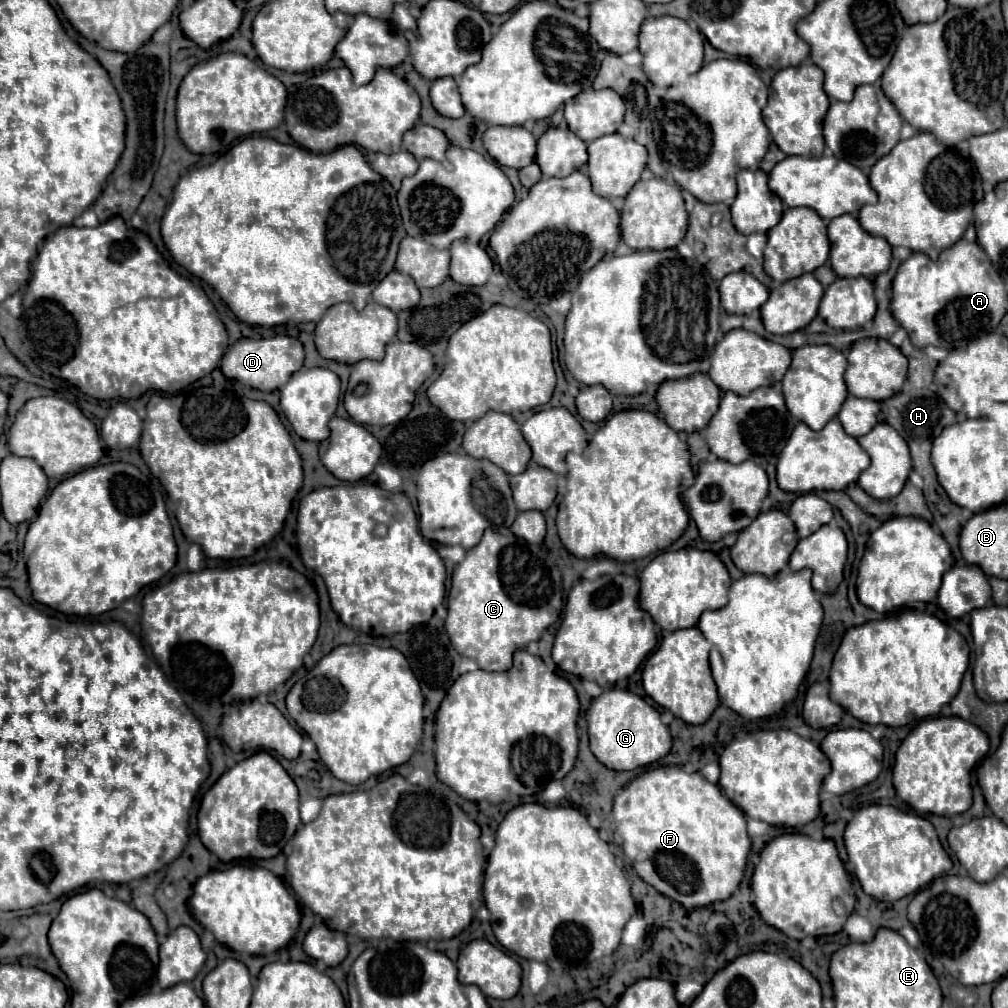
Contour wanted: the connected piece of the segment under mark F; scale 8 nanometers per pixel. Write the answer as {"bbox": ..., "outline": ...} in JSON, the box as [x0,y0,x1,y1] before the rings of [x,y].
{"bbox":[613,765,751,909],"outline":[[[679,765],[655,767],[635,777],[613,801],[613,819],[623,839],[623,853],[631,861],[635,873],[665,897],[695,909],[727,899],[743,877],[751,841],[741,809],[737,809],[717,785],[705,781],[699,773],[685,773]]]}

